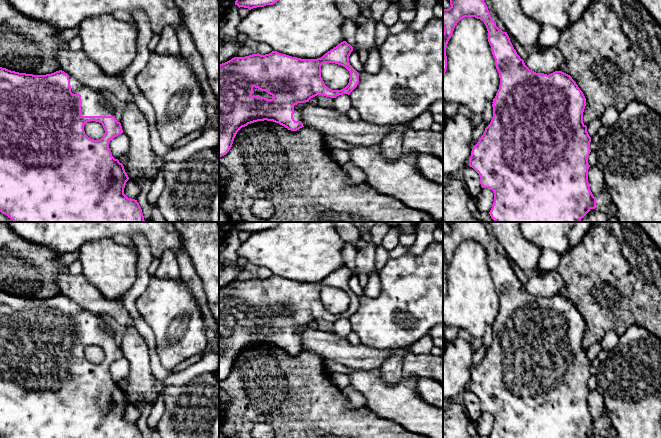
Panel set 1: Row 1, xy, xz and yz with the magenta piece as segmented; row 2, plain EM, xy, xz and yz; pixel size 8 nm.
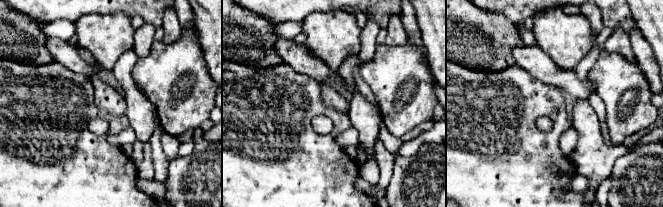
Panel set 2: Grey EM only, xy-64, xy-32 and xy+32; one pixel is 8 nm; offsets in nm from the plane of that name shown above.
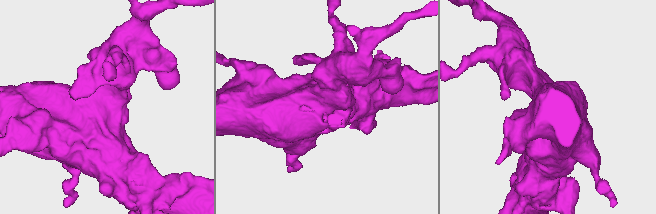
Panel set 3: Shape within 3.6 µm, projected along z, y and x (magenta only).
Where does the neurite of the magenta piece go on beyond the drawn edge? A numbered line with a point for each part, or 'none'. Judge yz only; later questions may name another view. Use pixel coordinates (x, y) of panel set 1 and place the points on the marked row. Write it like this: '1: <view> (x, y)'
none

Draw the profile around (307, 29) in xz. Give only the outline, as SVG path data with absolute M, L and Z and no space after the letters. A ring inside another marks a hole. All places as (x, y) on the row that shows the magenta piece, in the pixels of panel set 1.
M279 0L273 5L251 9L248 15L241 19L238 31L240 37L252 39L257 43L266 43L281 54L301 59L317 59L345 41L342 32L345 20L334 0Z

